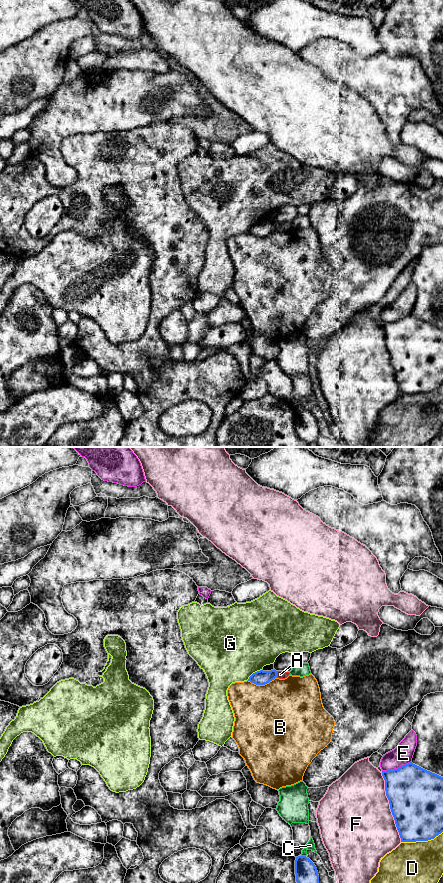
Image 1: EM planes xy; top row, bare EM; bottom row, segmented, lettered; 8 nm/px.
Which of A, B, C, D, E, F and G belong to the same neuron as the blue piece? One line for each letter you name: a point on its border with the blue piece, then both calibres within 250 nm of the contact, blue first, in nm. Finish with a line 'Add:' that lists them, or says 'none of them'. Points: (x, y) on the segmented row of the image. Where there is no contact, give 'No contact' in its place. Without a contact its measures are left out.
Add: none of them

